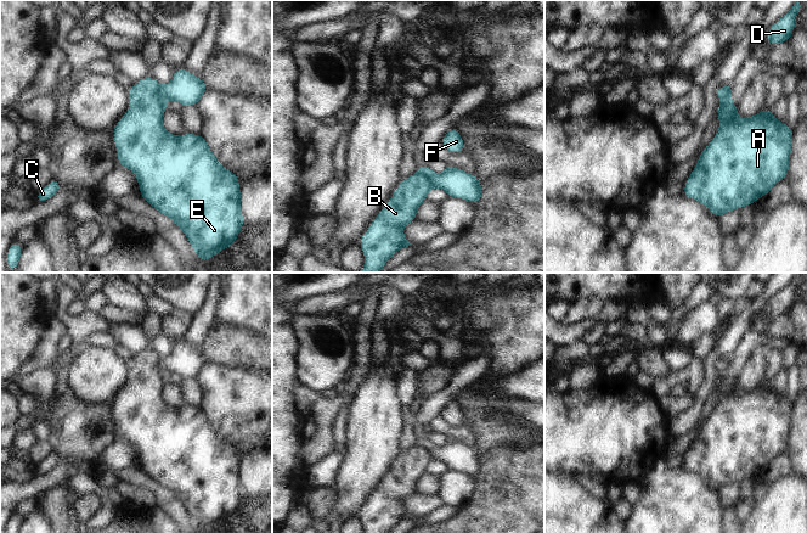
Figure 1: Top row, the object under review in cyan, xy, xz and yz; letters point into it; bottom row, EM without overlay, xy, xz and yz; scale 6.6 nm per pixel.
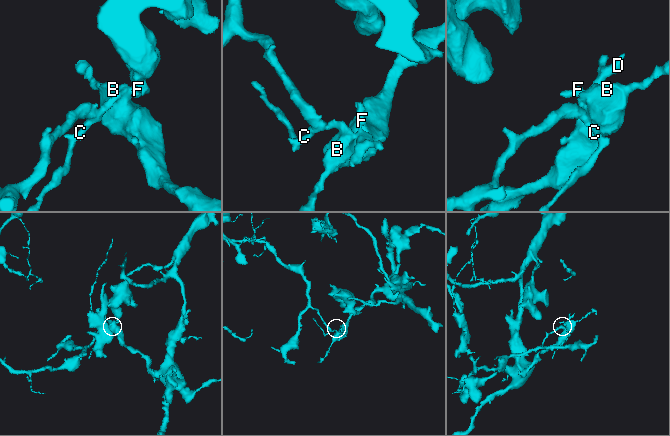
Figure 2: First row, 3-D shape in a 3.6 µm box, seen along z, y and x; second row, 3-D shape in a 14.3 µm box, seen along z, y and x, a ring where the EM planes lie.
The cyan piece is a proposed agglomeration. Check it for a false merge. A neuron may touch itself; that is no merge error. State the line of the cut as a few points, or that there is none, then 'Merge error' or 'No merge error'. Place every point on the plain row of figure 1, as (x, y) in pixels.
Split along xz (417, 444), (427, 448), (435, 459). Merge error

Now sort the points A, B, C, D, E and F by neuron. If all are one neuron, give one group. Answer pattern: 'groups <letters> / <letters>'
groups A B E / C D F

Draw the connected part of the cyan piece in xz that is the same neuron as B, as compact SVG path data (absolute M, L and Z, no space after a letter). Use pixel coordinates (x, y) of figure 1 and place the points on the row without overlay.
M419 445L401 453L390 473L360 511L365 533L389 533L396 524L411 518L402 500L417 493L419 478L434 460L431 450Z

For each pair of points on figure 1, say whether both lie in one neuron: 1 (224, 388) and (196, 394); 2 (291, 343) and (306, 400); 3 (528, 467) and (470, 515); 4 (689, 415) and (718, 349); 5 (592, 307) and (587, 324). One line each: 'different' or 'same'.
1: different
2: same
3: same
4: same
5: different

